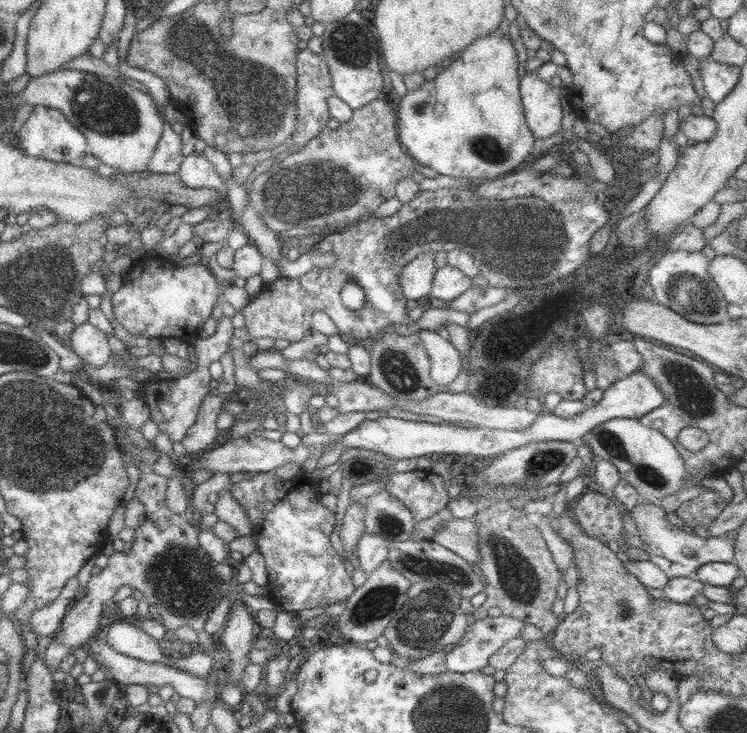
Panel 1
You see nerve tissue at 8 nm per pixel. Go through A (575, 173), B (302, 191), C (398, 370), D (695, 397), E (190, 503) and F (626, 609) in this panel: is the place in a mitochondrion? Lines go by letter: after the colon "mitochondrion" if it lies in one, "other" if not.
A: other
B: mitochondrion
C: mitochondrion
D: mitochondrion
E: other
F: mitochondrion

